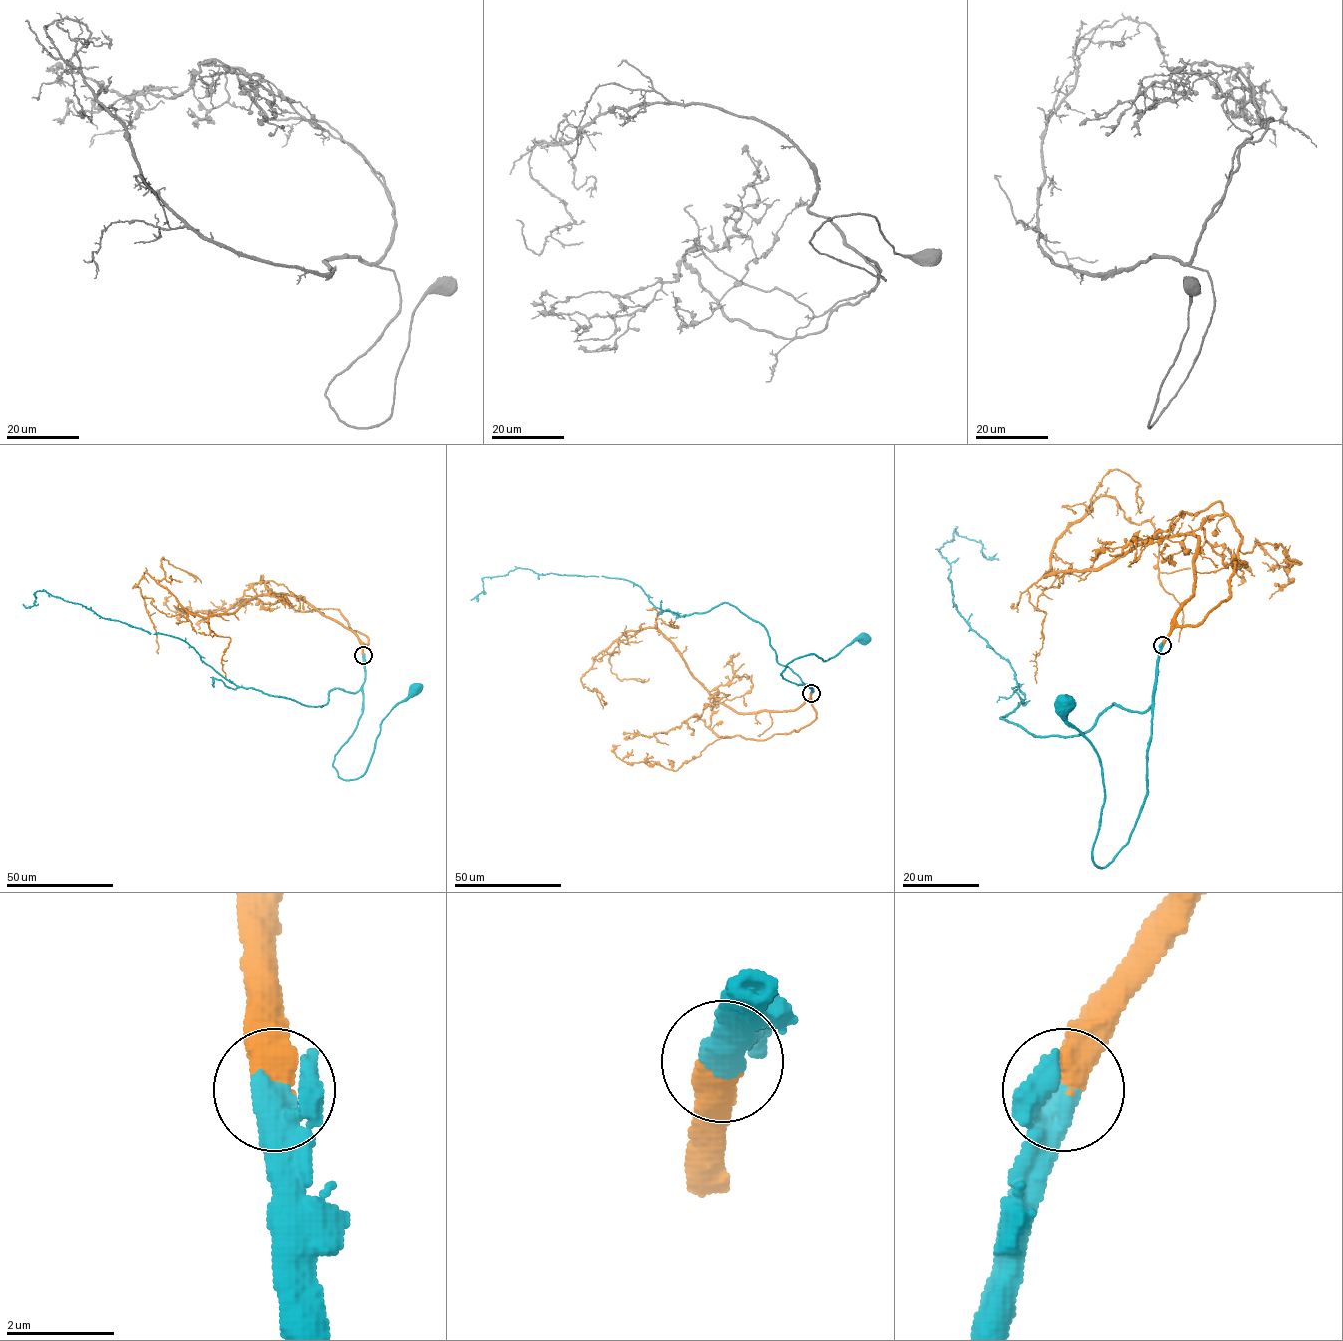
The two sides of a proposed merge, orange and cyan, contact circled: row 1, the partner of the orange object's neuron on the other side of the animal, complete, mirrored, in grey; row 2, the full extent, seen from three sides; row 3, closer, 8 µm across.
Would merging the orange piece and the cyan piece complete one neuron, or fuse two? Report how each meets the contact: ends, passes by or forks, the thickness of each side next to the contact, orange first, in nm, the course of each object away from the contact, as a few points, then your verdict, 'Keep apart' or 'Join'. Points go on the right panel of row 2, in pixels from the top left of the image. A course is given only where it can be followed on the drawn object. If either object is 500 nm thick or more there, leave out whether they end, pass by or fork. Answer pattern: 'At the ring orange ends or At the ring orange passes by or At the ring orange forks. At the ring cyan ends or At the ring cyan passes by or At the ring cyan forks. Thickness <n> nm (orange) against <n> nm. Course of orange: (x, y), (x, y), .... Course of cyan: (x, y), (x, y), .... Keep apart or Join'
Thickness 550 nm (orange) against 600 nm. Course of orange: (1162, 645), (1193, 596), (1196, 537), (1045, 575), (1100, 497), (1153, 525), (1178, 641). Course of cyan: (1162, 645), (1147, 797), (1130, 839), (1105, 867), (1093, 860), (1104, 799), (1102, 768), (1096, 749), (1060, 706). Join

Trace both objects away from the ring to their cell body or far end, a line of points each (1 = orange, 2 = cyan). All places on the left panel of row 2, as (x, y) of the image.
1: (363, 655), (353, 632), (296, 596), (257, 595), (235, 613), (199, 616), (146, 572), (133, 588), (158, 653)
2: (363, 655), (362, 715), (333, 764), (340, 778), (358, 778), (366, 771), (381, 720), (417, 690)

